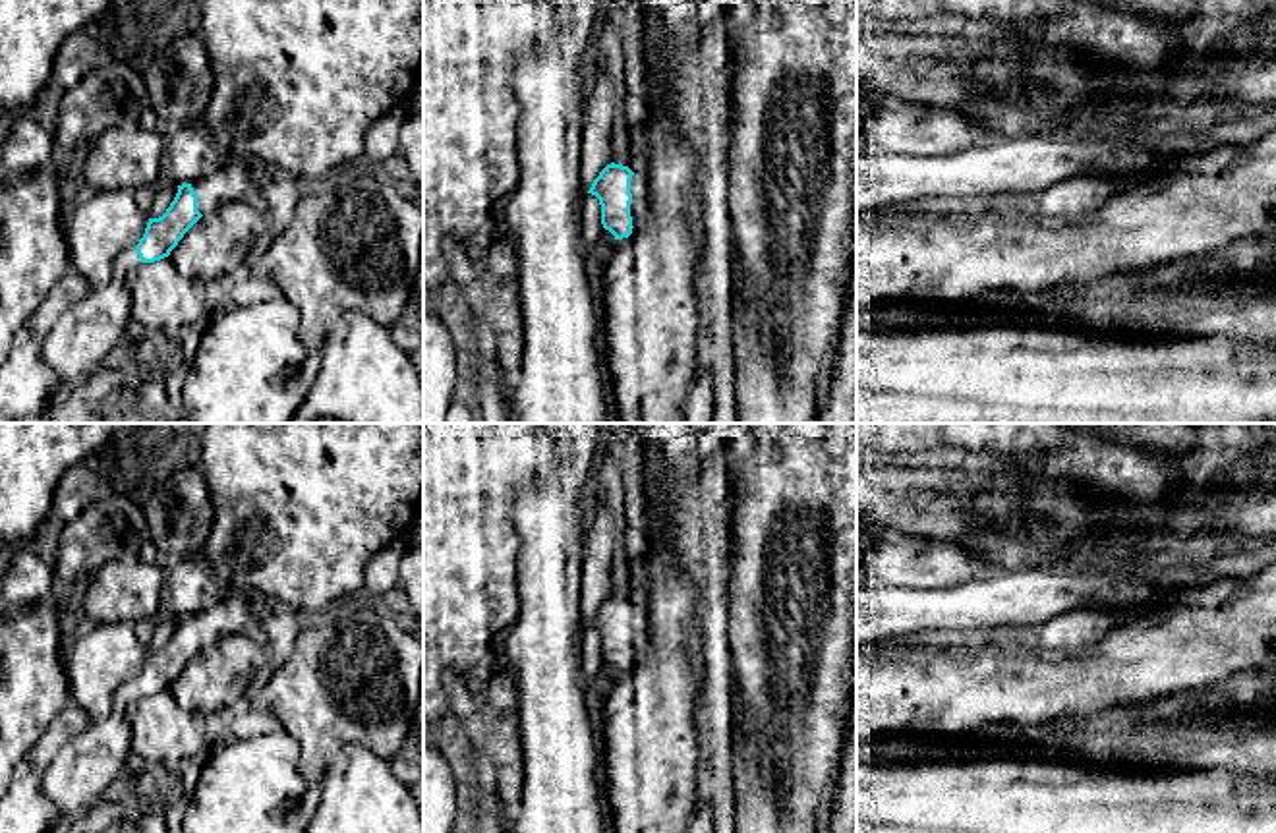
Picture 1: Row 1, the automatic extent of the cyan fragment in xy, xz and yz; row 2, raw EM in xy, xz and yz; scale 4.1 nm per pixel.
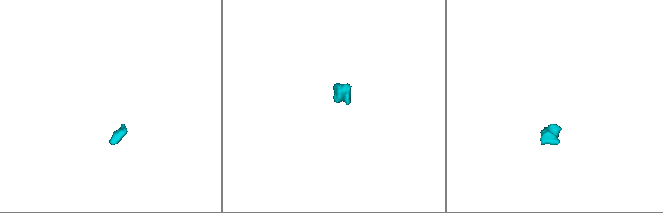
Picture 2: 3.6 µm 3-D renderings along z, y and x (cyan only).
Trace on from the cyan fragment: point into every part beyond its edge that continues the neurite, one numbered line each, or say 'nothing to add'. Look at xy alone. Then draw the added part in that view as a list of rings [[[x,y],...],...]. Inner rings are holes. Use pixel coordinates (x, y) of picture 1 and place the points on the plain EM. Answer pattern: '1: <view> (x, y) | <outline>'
1: xy (232, 615) | [[[226,591],[224,597],[211,609],[191,617],[197,628],[197,644],[211,646],[226,634],[251,634],[259,626],[265,603],[257,597],[242,597]]]
2: xy (80, 774) | [[[135,682],[124,684],[108,717],[73,736],[52,760],[43,779],[56,810],[50,833],[64,833],[77,816],[99,804],[126,765],[139,698]]]

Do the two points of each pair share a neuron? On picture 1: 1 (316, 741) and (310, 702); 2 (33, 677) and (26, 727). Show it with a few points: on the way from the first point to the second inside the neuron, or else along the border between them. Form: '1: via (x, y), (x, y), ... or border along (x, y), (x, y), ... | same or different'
1: via (316, 731), (316, 712) | same
2: via (26, 689), (26, 716) | same

